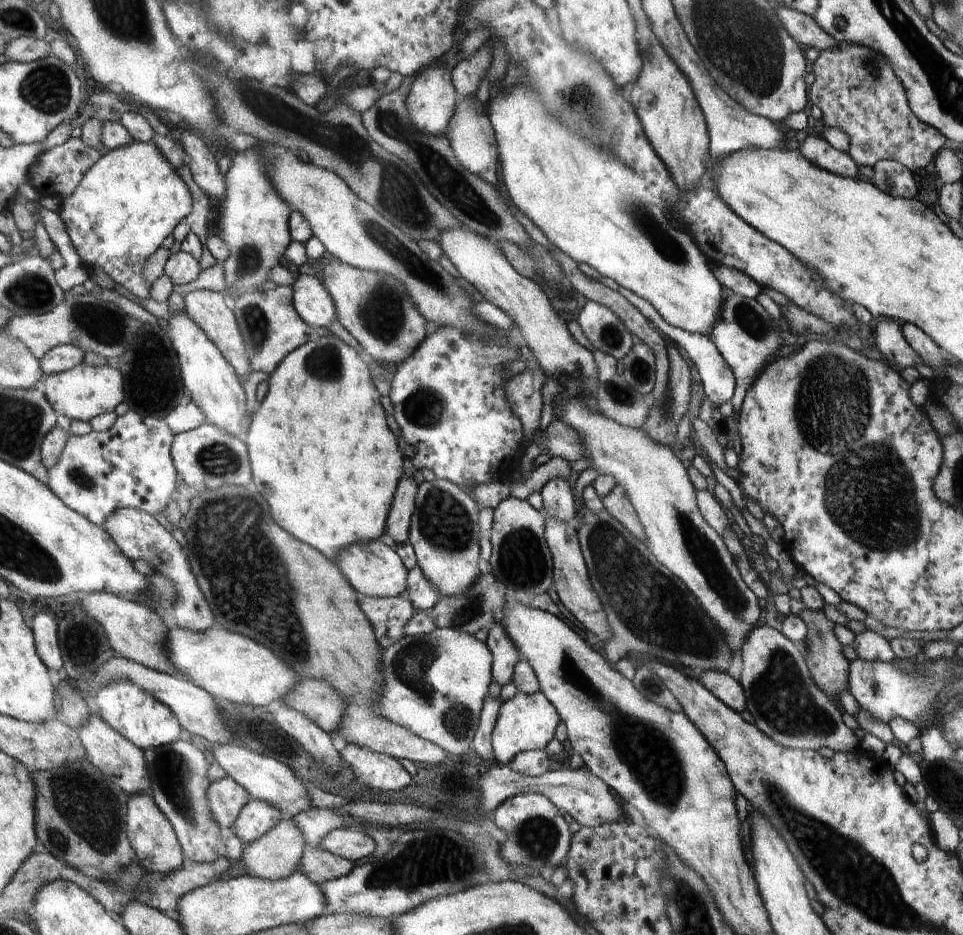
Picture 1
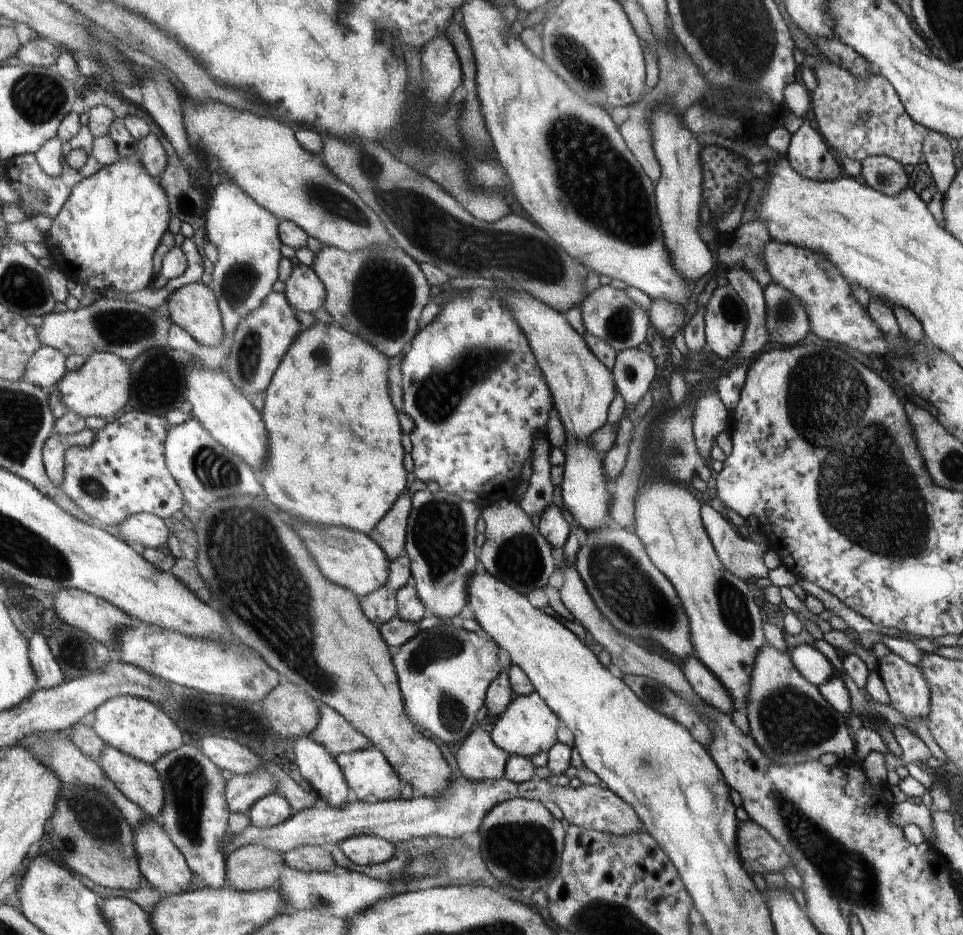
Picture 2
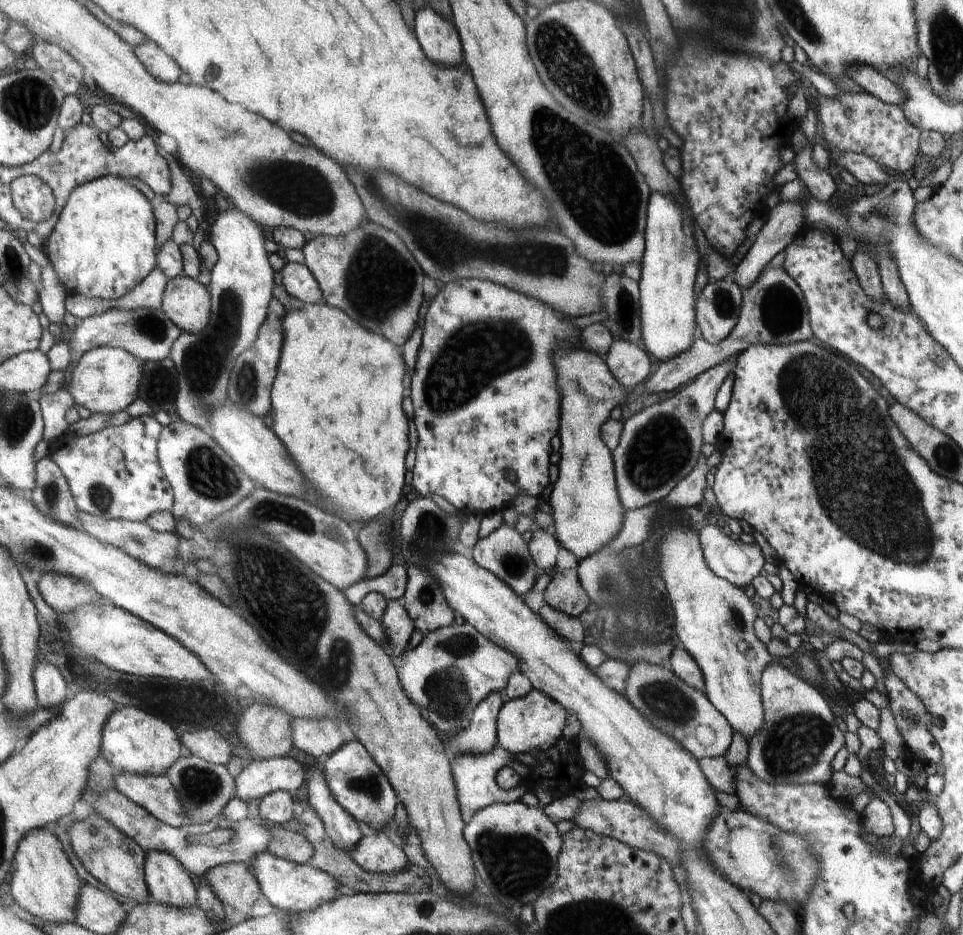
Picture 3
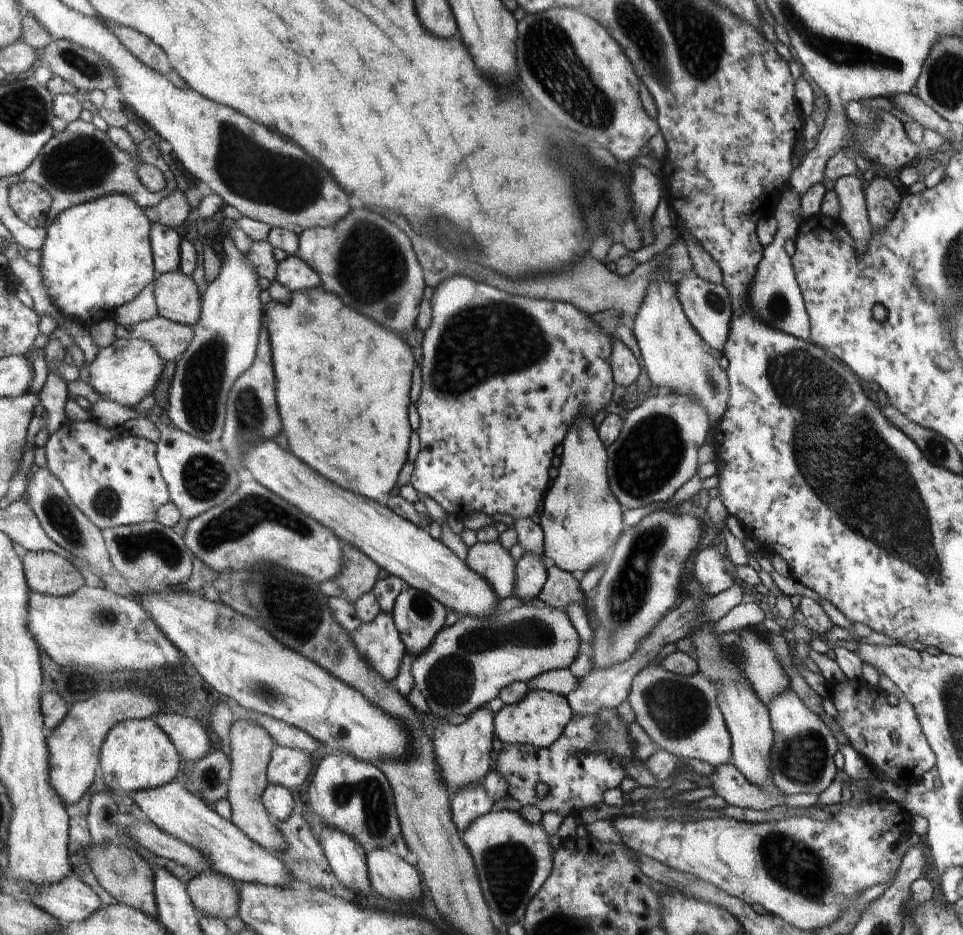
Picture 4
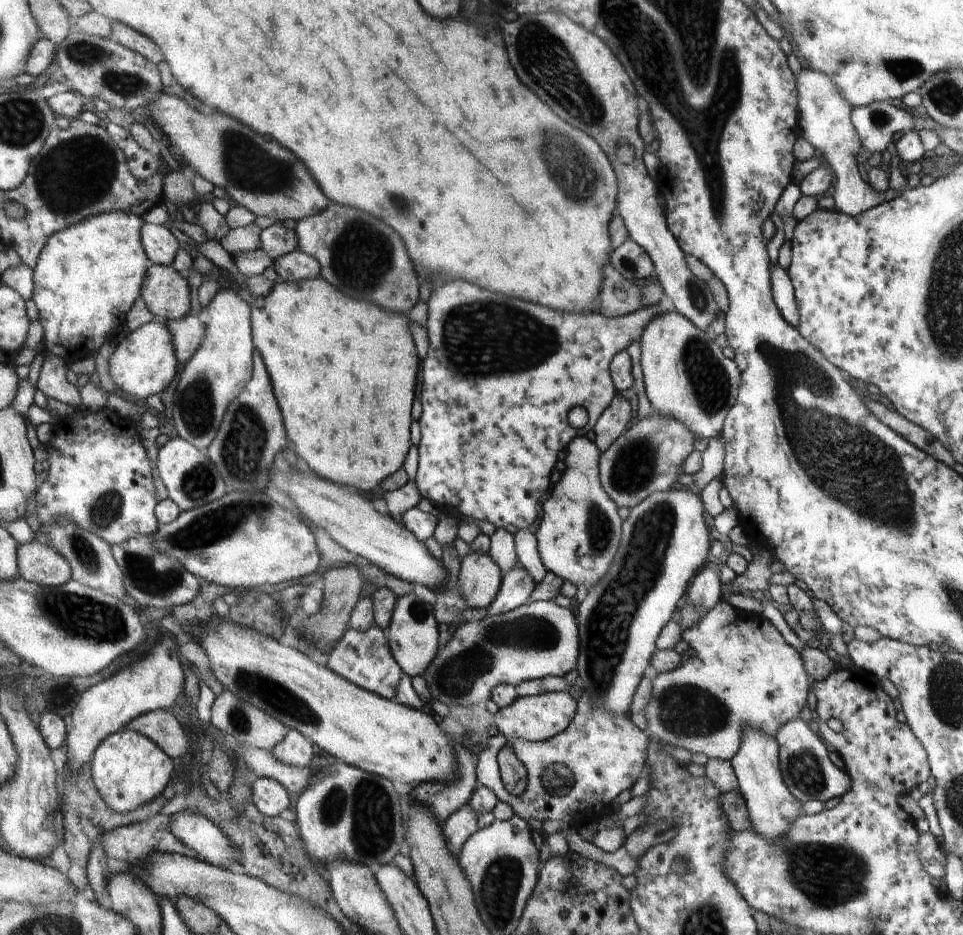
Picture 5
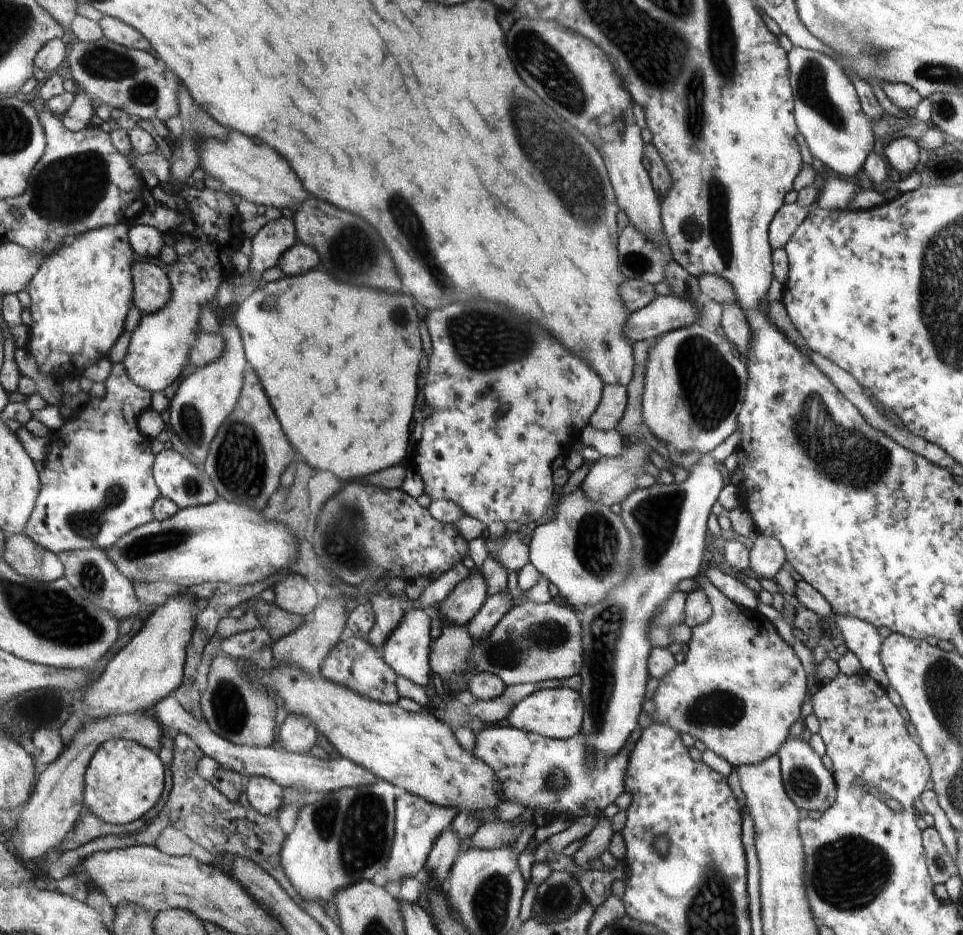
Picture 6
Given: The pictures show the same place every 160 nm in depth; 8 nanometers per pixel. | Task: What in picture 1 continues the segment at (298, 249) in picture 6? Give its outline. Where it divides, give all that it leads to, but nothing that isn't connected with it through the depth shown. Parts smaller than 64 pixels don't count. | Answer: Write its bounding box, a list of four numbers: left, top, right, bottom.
[292,273,338,328]

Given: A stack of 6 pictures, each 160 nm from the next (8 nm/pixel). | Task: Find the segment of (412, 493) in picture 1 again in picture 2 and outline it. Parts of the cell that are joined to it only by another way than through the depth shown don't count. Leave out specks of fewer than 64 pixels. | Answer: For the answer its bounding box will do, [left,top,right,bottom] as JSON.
[368,494,411,562]

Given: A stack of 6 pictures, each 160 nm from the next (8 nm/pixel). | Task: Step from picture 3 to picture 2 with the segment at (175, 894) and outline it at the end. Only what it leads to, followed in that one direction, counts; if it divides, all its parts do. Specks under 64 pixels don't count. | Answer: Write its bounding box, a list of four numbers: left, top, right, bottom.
[134,816,196,895]

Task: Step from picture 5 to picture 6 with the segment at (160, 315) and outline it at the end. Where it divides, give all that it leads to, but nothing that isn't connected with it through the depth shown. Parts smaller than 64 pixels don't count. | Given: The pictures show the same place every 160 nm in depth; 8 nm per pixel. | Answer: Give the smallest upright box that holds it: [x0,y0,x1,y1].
[132,258,172,315]

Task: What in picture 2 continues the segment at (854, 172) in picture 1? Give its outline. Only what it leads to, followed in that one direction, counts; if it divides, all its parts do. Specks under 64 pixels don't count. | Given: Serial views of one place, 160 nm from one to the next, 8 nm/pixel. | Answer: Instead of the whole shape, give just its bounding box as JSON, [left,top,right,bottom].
[787,120,845,181]

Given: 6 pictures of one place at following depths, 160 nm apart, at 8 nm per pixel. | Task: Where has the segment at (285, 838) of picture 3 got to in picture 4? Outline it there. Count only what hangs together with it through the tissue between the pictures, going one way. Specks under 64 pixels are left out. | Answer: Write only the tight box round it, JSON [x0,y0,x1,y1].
[225,719,285,851]

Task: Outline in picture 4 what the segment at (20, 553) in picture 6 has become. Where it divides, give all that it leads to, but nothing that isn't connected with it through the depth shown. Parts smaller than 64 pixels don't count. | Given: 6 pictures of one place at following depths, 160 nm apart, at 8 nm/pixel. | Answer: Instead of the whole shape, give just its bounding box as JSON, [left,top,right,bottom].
[23,551,86,597]

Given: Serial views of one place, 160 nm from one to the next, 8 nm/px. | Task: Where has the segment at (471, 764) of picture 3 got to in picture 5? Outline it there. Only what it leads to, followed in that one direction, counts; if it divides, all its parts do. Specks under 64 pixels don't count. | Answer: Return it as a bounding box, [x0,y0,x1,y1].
[442,805,478,857]

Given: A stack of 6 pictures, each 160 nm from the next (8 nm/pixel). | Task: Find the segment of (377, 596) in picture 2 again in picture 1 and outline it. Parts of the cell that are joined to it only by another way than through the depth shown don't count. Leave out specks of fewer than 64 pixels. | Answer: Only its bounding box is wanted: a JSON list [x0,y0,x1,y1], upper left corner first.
[358,594,416,650]

